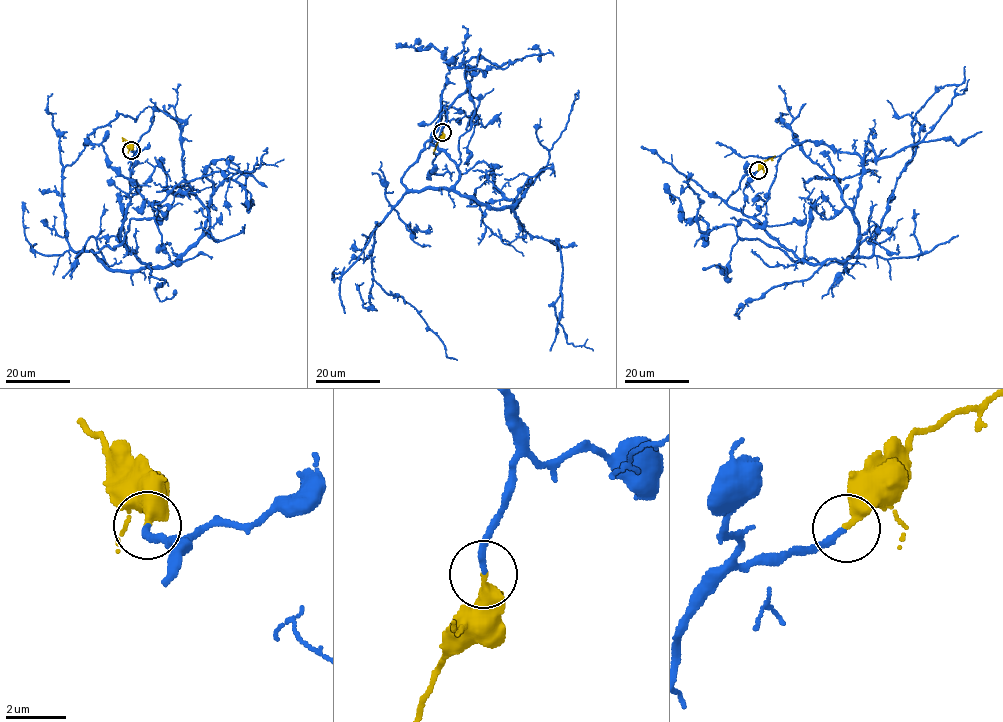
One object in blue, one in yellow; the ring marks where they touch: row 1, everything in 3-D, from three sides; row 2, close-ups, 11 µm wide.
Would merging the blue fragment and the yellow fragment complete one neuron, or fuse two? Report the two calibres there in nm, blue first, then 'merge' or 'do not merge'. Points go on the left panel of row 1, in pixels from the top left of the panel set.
200/360 nm | merge

